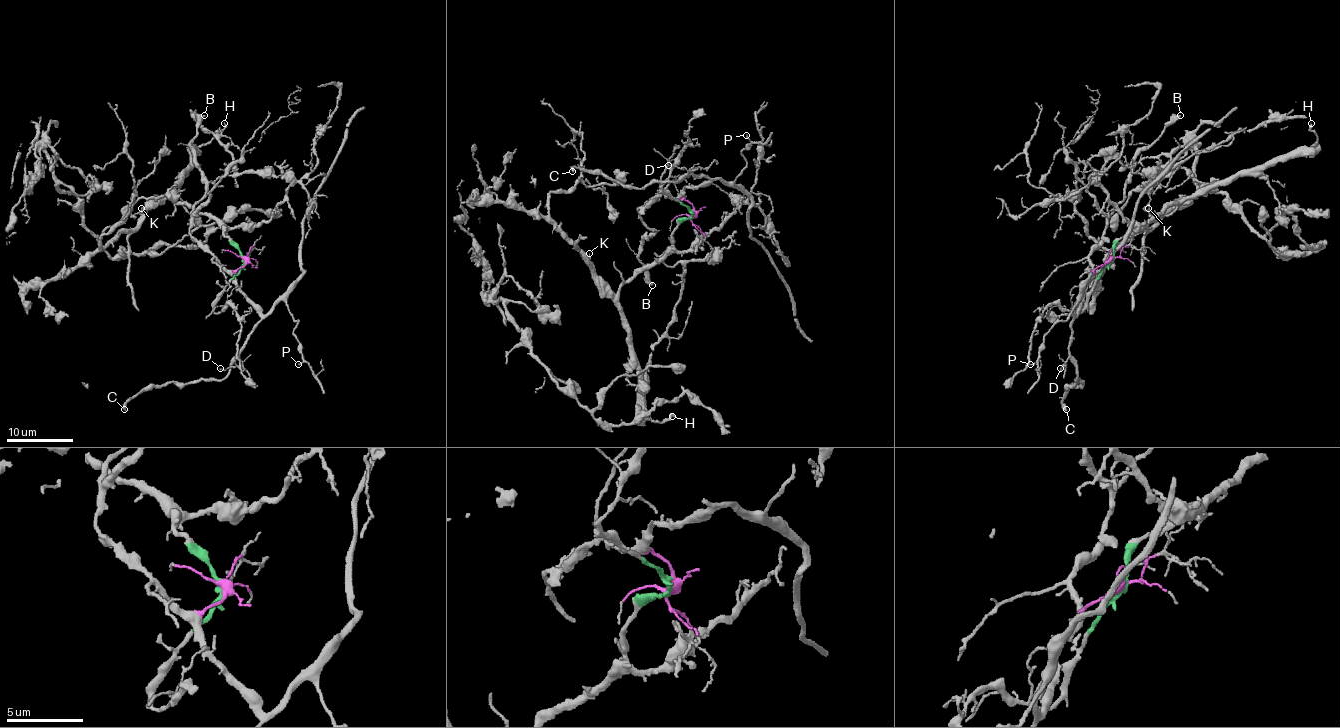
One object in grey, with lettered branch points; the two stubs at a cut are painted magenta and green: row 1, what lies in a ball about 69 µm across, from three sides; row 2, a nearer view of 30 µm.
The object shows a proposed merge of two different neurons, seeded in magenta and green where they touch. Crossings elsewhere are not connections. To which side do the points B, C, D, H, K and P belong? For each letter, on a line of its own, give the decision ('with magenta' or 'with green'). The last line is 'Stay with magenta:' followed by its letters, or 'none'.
B: with magenta
C: with magenta
D: with magenta
H: with green
K: with green
P: with magenta
Stay with magenta: B, C, D, P

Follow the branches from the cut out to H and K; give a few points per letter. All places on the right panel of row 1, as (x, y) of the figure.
H: (1110, 261), (1114, 246), (1162, 209), (1239, 176), (1257, 176), (1278, 161), (1308, 154), (1316, 141), (1311, 122)
K: (1110, 261), (1114, 246), (1140, 229), (1162, 209), (1189, 197), (1177, 199), (1159, 214), (1149, 207)

